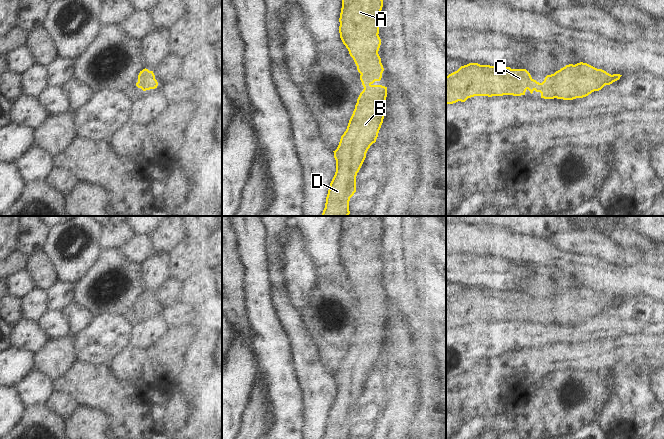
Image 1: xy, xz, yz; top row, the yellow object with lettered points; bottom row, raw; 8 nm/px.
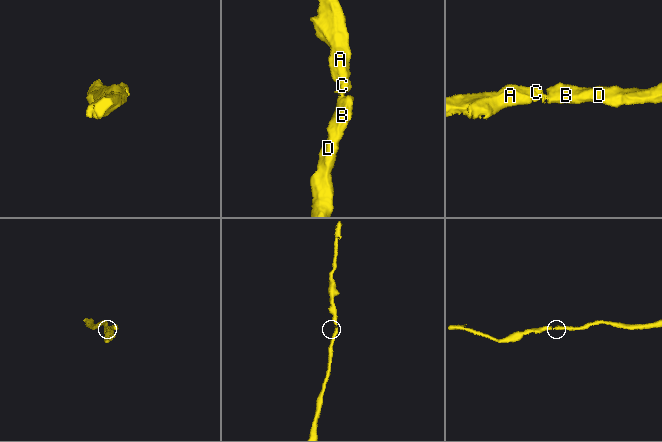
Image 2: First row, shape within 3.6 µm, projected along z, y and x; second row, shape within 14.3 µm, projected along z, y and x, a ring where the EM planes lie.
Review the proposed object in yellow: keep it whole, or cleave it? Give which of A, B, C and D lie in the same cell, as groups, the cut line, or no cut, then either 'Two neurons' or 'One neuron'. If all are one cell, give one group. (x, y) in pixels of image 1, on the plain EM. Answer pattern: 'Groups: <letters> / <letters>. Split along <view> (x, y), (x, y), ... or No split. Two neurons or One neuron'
Groups: A B C D. No split. One neuron.

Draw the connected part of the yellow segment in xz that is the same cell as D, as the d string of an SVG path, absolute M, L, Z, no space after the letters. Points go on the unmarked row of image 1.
M343 216L341 218L342 232L340 237L340 250L339 257L343 268L349 275L350 280L353 282L358 296L360 304L364 311L360 317L353 338L349 344L348 350L344 358L341 360L339 369L334 376L334 382L336 384L336 396L330 407L328 418L326 421L325 432L322 439L349 439L349 425L350 422L356 416L356 400L359 396L365 382L366 377L370 370L376 366L379 354L383 347L385 340L385 327L387 321L387 311L382 309L374 309L375 305L380 305L382 297L384 295L381 287L381 282L378 278L381 263L379 261L379 241L383 231L383 224L380 216Z

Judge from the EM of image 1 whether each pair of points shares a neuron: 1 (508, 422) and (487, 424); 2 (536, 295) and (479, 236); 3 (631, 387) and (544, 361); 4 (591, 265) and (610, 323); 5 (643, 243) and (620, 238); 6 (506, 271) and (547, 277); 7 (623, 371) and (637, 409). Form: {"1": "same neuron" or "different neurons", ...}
{"1": "same neuron", "2": "different neurons", "3": "different neurons", "4": "different neurons", "5": "same neuron", "6": "different neurons", "7": "same neuron"}

